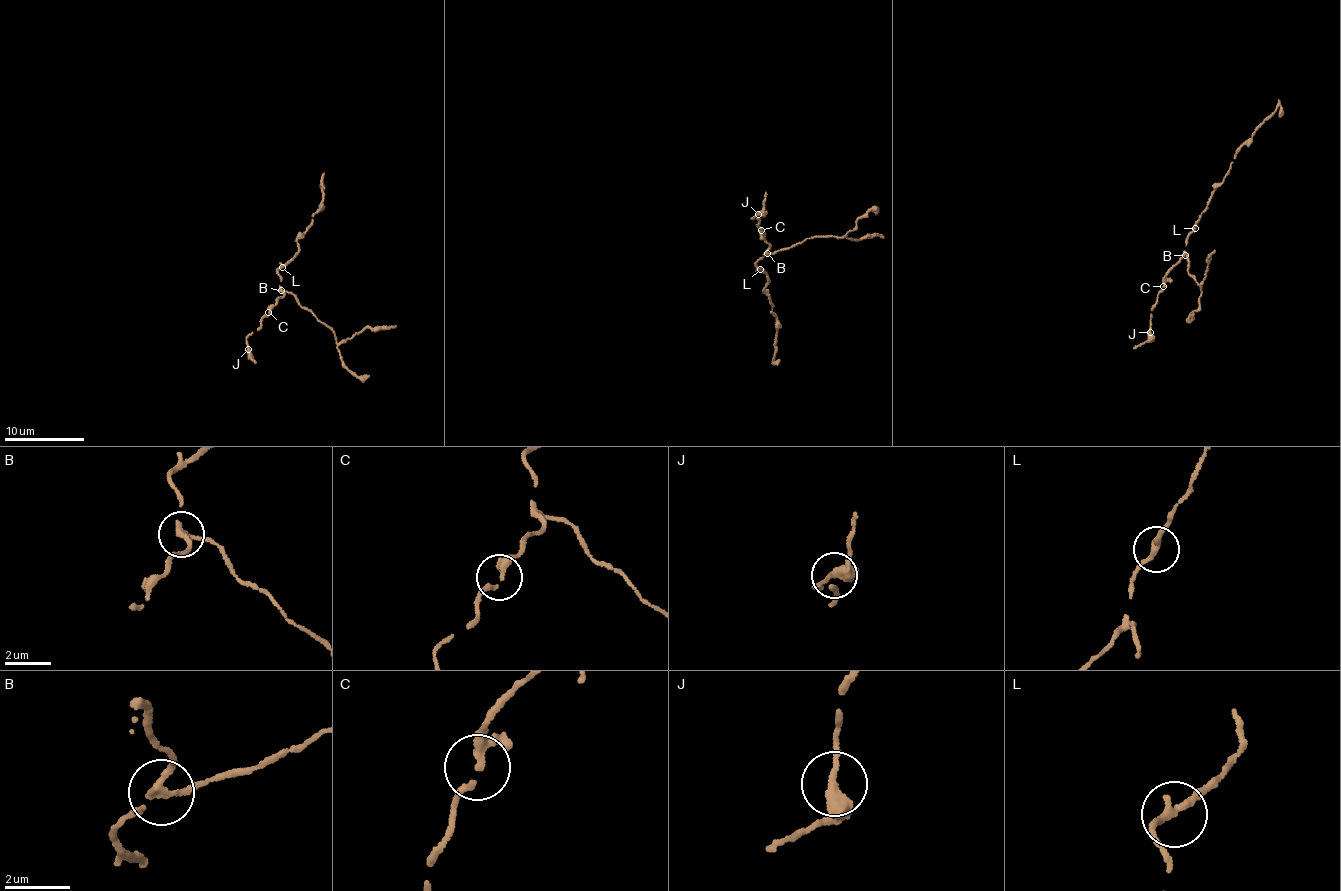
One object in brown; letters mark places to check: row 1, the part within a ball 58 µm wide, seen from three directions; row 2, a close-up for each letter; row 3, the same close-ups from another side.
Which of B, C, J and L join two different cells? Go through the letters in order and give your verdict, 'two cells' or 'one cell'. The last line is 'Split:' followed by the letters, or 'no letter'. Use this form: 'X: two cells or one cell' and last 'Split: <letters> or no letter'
B: two cells
C: one cell
J: one cell
L: one cell
Split: B

